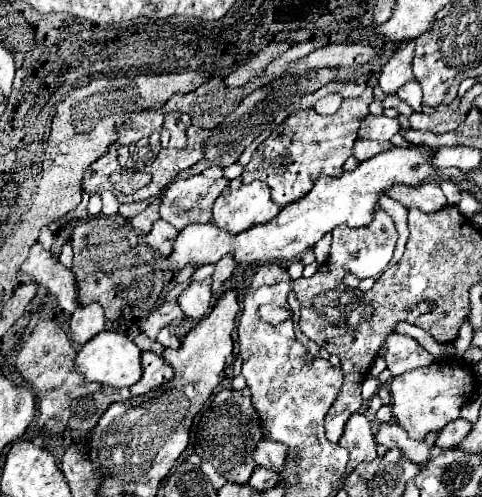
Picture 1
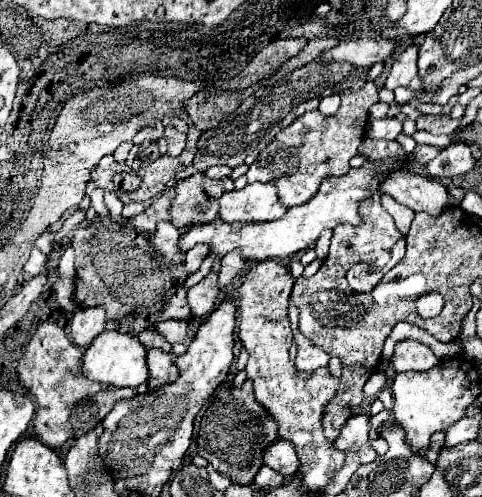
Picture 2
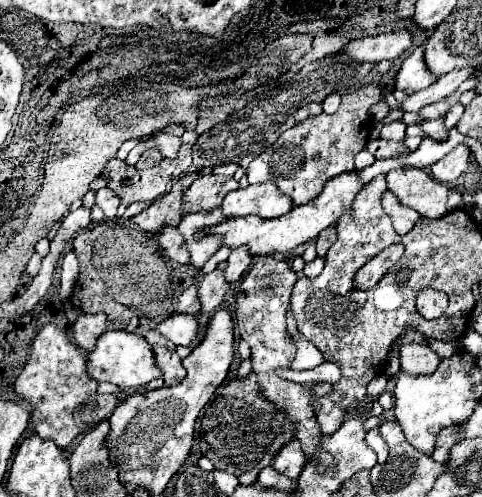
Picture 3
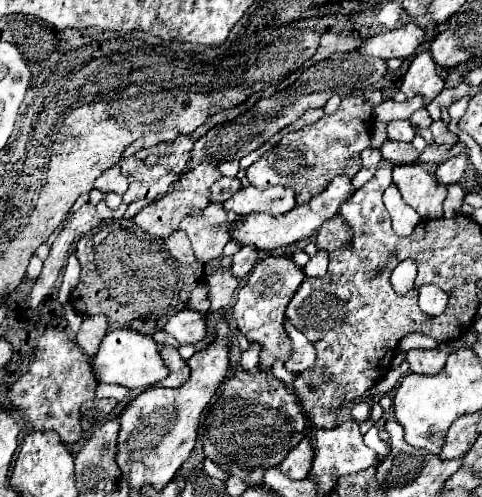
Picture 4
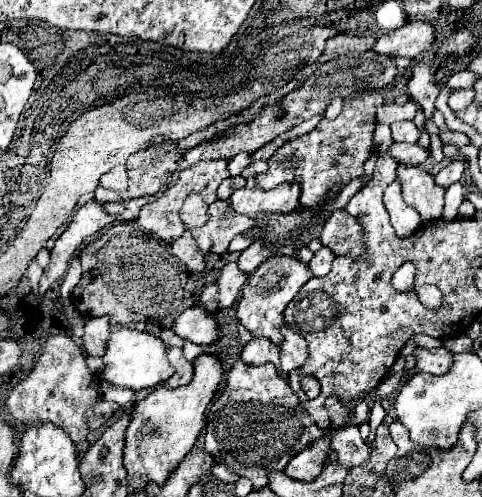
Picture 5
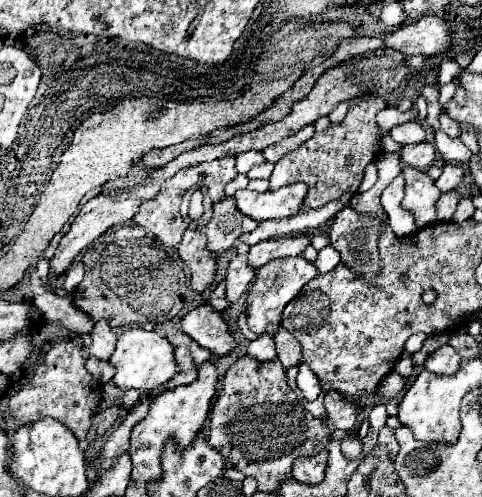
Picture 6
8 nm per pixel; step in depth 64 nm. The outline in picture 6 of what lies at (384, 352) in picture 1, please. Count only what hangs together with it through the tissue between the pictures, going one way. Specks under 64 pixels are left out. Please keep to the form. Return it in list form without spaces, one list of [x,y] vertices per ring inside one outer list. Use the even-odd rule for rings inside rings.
[[[442,346],[442,348],[438,348],[436,352],[432,352],[432,354],[428,354],[428,358],[424,360],[424,368],[428,368],[430,372],[436,372],[436,374],[452,374],[452,372],[456,372],[456,368],[460,366],[460,356],[458,356],[458,352],[452,348],[452,346]]]

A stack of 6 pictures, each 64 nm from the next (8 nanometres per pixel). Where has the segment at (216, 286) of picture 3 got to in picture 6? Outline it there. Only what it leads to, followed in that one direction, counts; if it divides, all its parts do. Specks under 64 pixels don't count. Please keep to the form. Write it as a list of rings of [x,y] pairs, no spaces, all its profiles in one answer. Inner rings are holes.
[[[236,256],[226,270],[226,300],[236,302],[254,278],[254,268],[246,266],[246,256]]]

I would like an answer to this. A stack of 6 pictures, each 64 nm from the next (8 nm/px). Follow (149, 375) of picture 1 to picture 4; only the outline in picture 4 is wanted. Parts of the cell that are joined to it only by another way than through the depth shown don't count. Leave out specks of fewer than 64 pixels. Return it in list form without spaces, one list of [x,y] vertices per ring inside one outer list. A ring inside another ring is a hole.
[[[162,346],[160,348],[160,356],[168,368],[168,378],[160,380],[158,386],[164,386],[164,388],[178,388],[180,384],[184,384],[190,376],[190,368],[186,366],[186,362],[180,358],[178,350],[172,348],[172,346]]]

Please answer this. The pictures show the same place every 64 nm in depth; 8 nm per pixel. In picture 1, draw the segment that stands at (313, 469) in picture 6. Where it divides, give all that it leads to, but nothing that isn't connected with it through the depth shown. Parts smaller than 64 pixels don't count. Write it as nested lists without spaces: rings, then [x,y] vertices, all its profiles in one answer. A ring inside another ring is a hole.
[[[262,440],[256,444],[252,458],[258,466],[278,472],[280,468],[284,468],[284,444],[276,444],[274,440]]]

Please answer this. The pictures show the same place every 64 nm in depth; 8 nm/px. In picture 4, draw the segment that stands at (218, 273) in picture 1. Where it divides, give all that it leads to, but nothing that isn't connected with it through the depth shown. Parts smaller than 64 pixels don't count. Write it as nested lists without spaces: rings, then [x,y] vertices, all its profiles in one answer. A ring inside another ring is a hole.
[[[242,246],[242,248],[232,256],[232,266],[230,266],[230,268],[232,268],[232,276],[238,278],[238,280],[244,278],[256,262],[258,262],[258,252],[256,252],[256,248]]]

